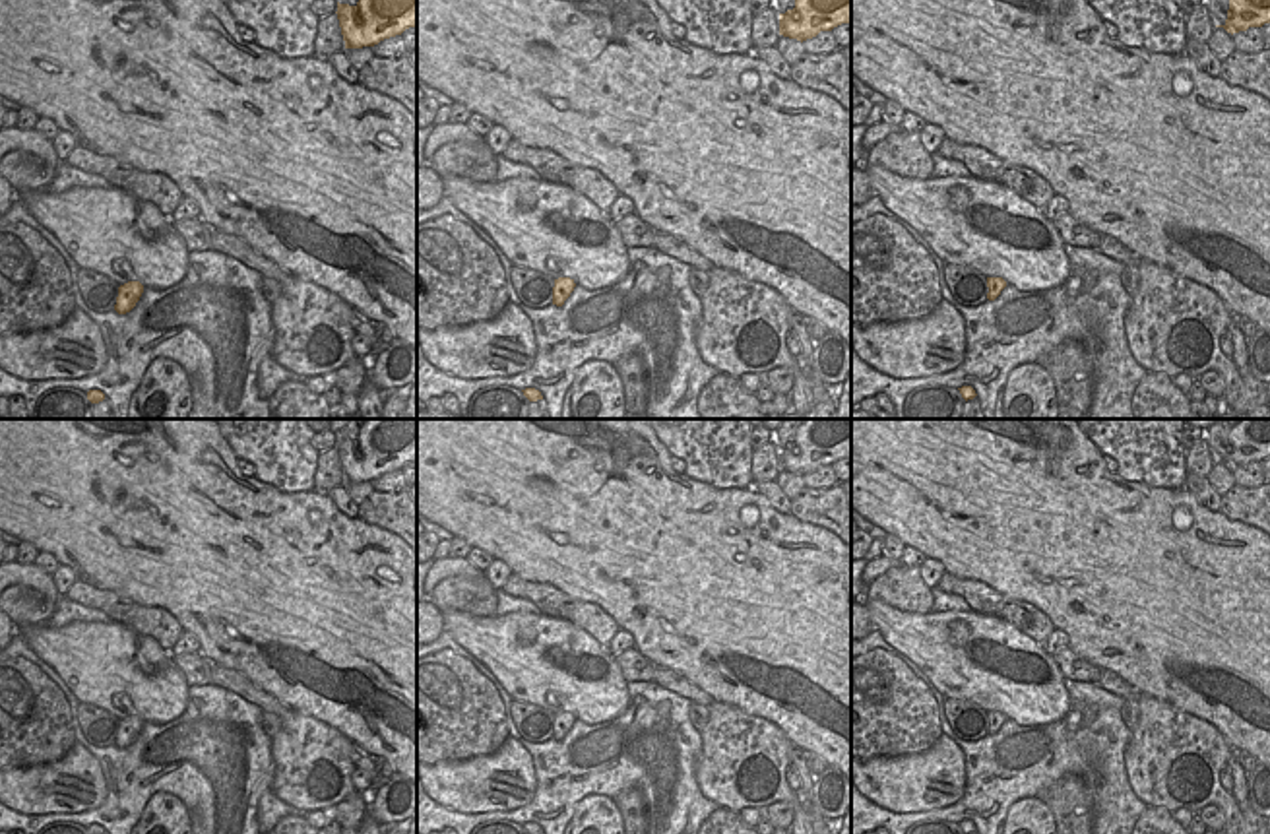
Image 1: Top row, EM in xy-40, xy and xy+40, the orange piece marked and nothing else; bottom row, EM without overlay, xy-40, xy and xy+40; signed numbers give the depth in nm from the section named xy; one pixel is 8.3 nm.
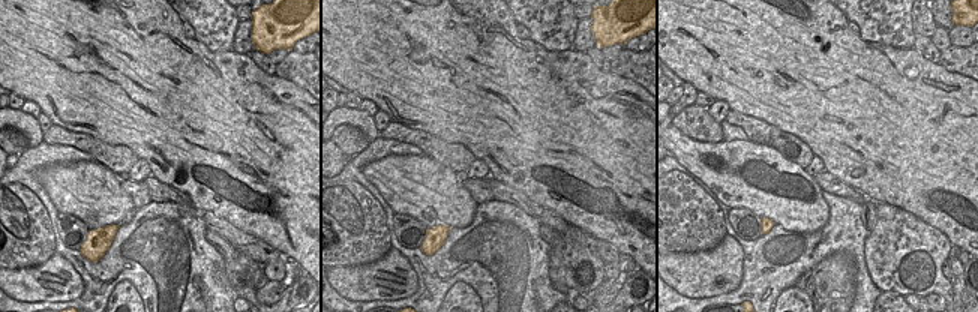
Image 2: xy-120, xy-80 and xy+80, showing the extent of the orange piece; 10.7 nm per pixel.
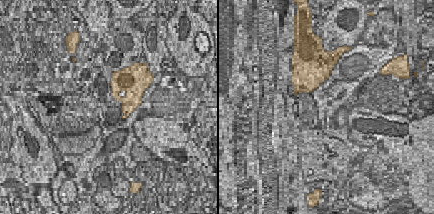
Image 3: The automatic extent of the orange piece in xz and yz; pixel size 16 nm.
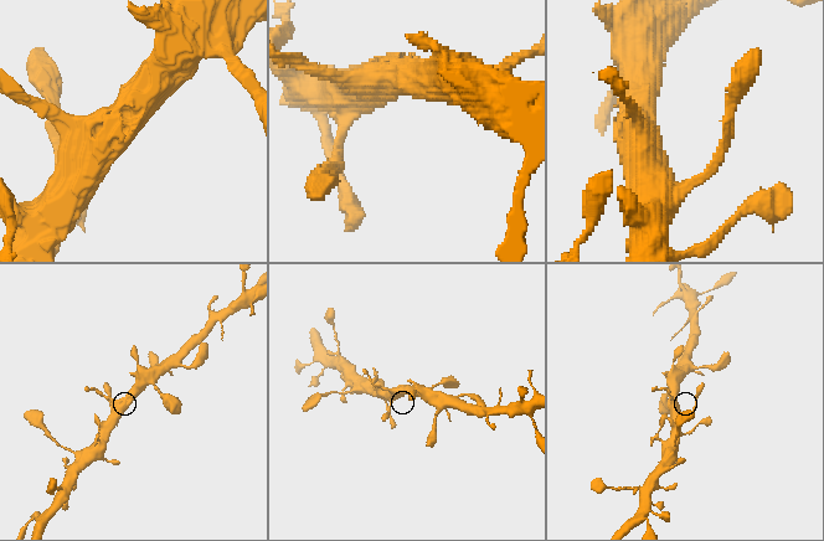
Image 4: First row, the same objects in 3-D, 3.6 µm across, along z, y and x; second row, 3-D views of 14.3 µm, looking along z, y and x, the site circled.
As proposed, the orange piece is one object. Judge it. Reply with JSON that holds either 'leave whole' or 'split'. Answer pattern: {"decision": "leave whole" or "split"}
{"decision": "leave whole"}

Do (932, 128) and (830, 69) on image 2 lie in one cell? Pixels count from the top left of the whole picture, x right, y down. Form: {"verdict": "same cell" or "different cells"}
{"verdict": "same cell"}

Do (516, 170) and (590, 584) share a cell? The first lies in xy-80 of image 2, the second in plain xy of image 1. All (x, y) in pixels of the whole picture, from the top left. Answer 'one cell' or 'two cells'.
one cell

